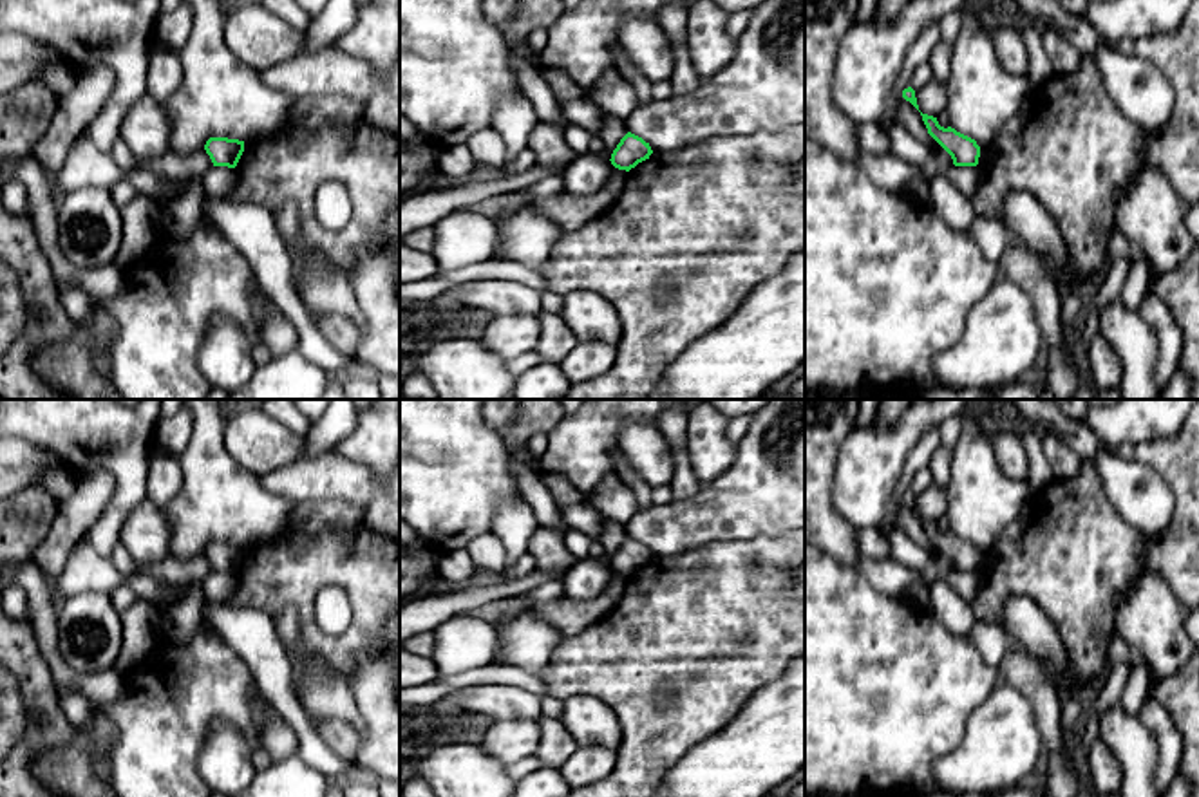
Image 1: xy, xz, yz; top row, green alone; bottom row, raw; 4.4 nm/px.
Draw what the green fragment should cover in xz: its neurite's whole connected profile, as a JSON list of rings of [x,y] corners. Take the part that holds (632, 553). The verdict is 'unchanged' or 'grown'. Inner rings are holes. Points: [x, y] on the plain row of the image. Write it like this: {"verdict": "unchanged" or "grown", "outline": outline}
{"verdict": "unchanged", "outline": [[[628,537],[617,553],[611,558],[611,569],[618,575],[629,577],[635,573],[638,567],[649,564],[653,558],[649,548],[646,548],[642,542]]]}

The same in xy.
{"verdict": "unchanged", "outline": [[[210,542],[204,549],[204,555],[210,560],[213,571],[235,573],[244,557],[244,546]]]}

